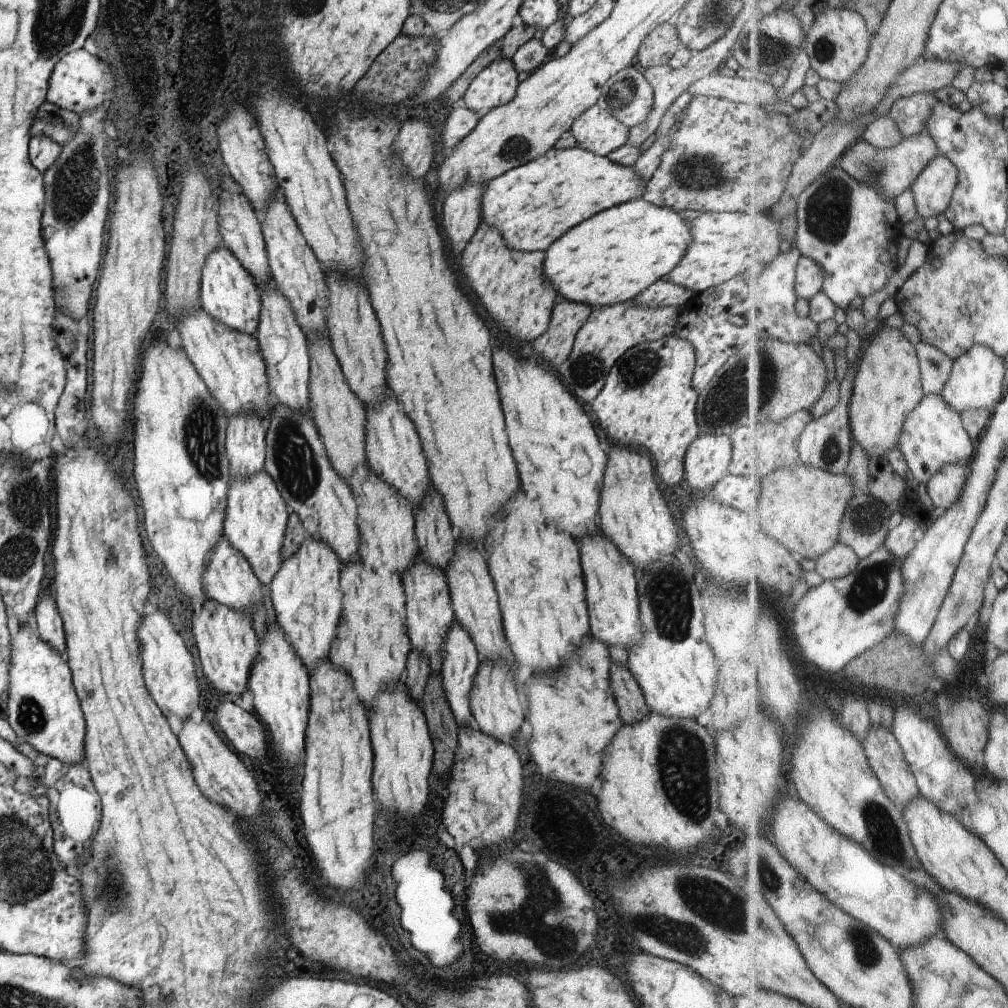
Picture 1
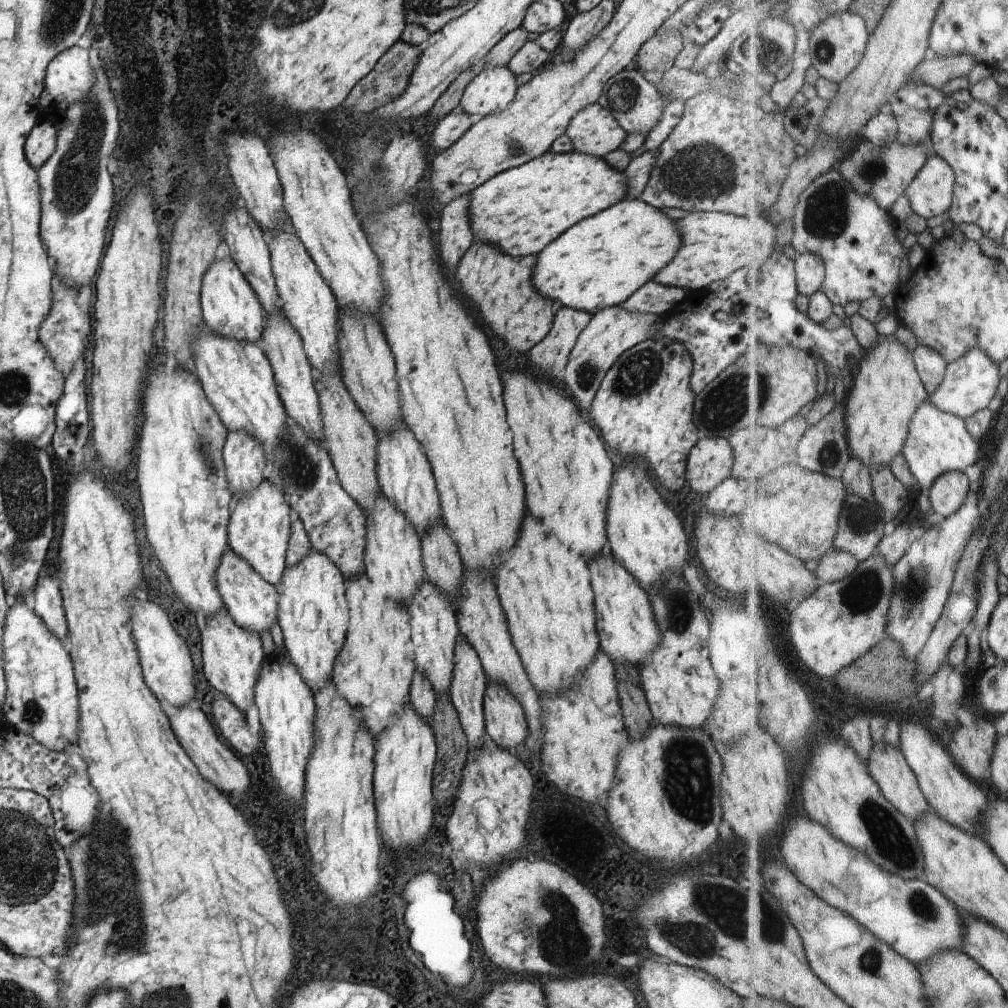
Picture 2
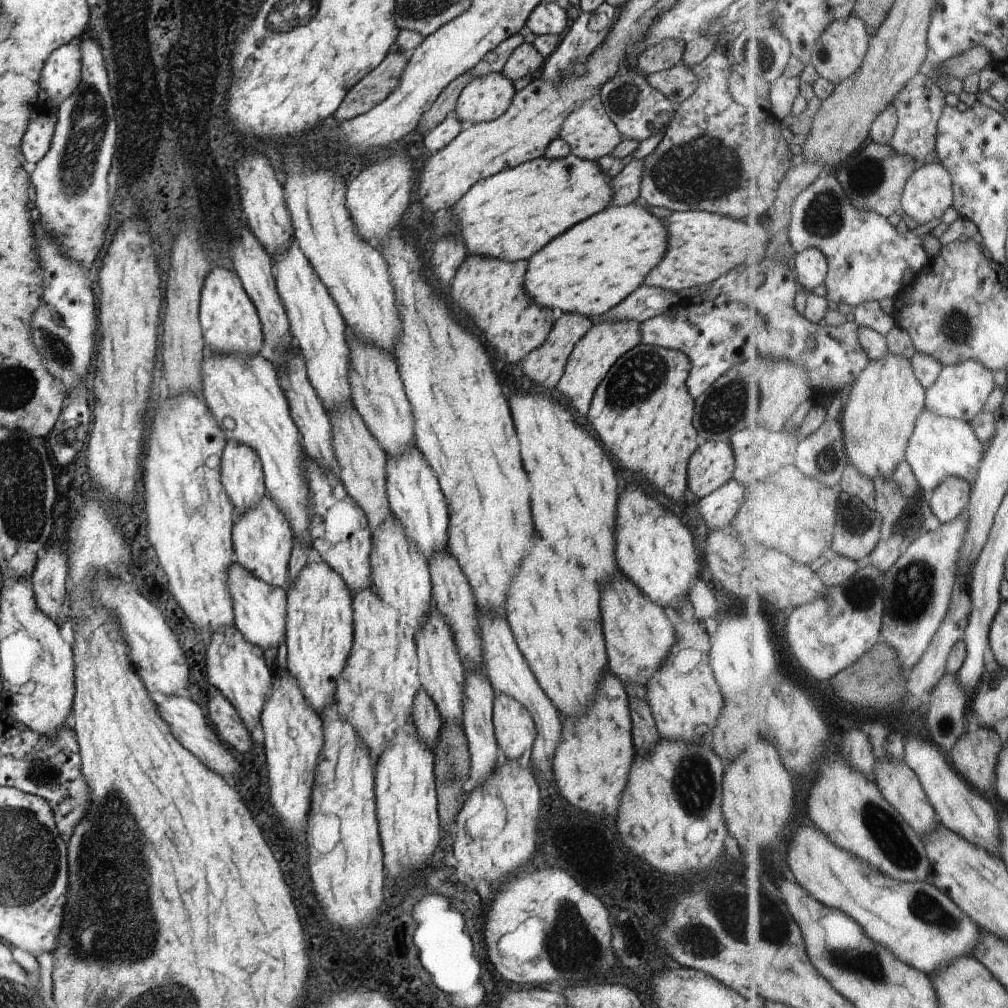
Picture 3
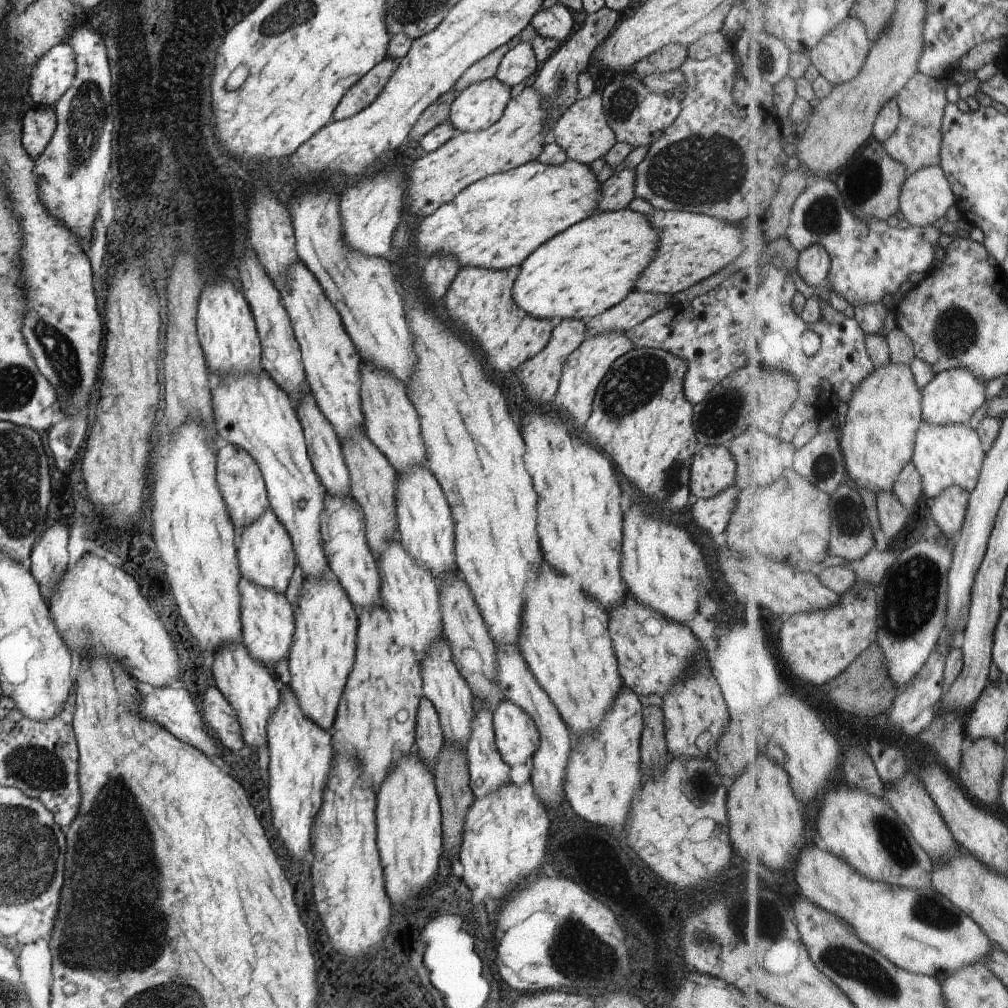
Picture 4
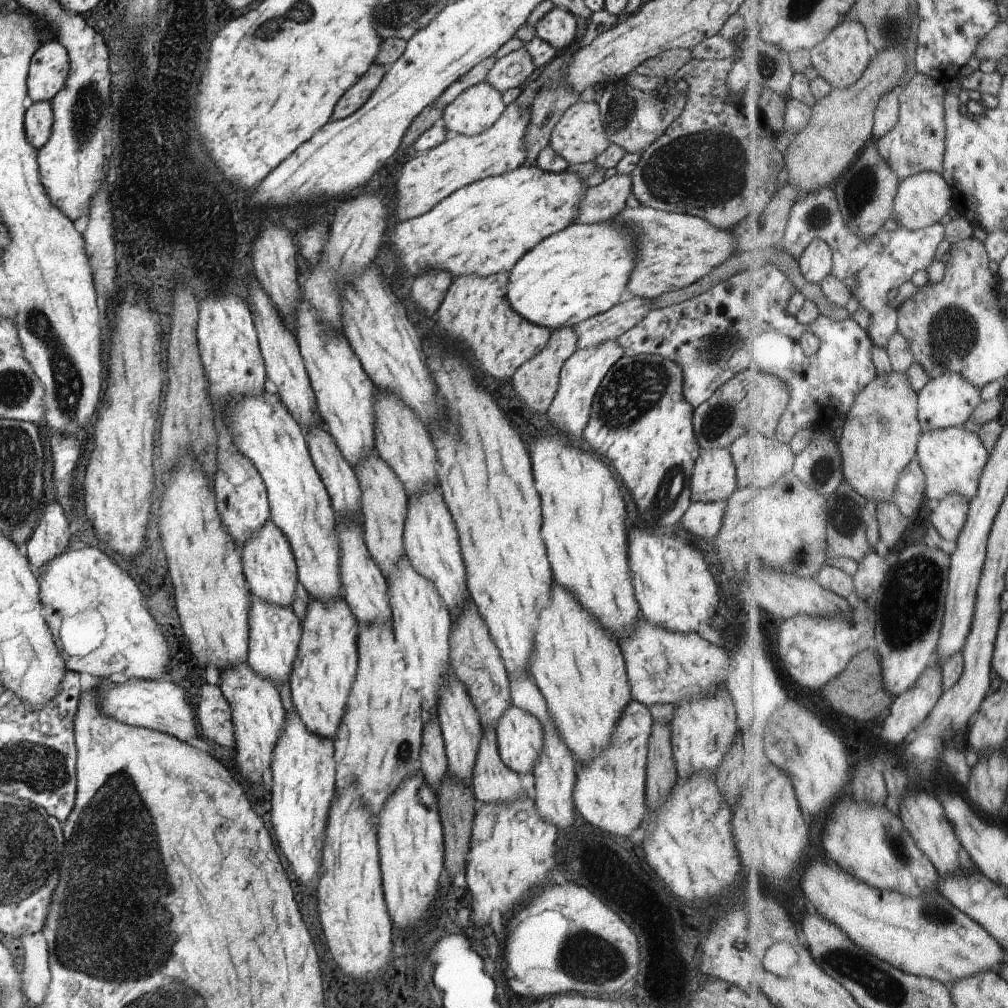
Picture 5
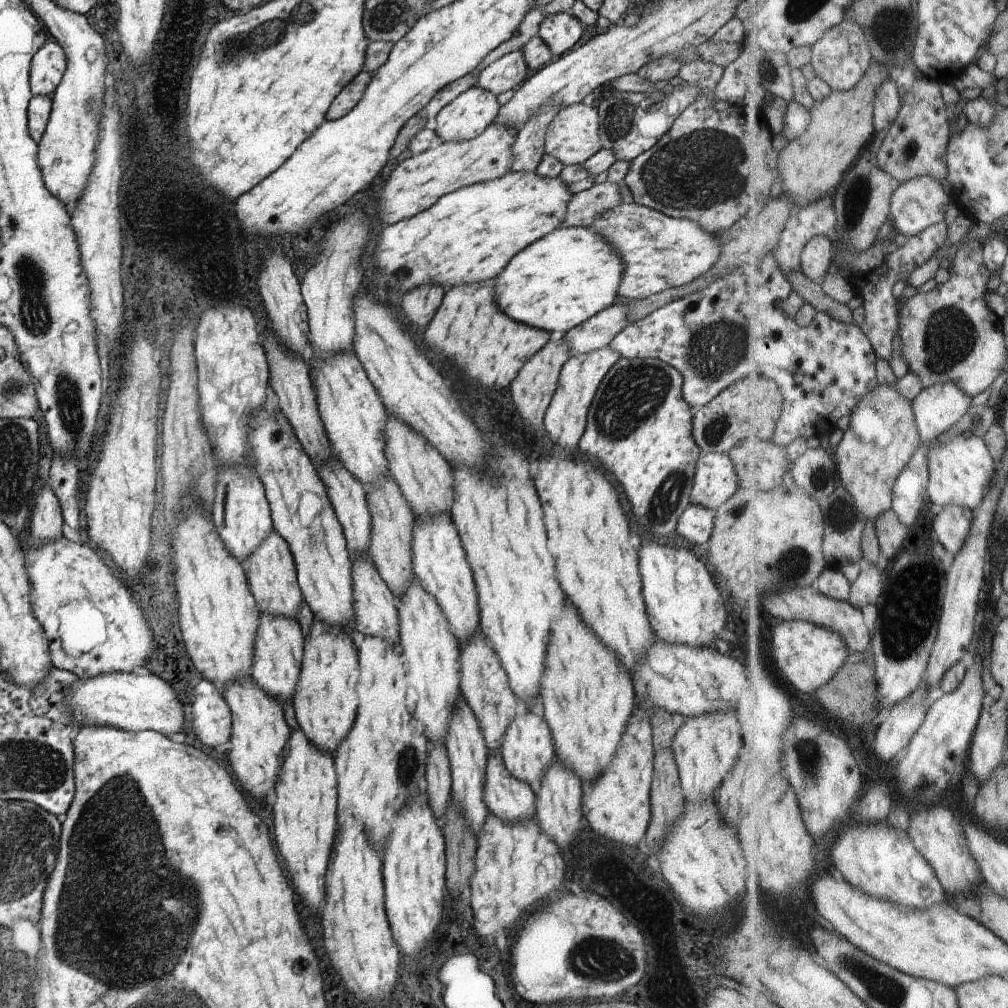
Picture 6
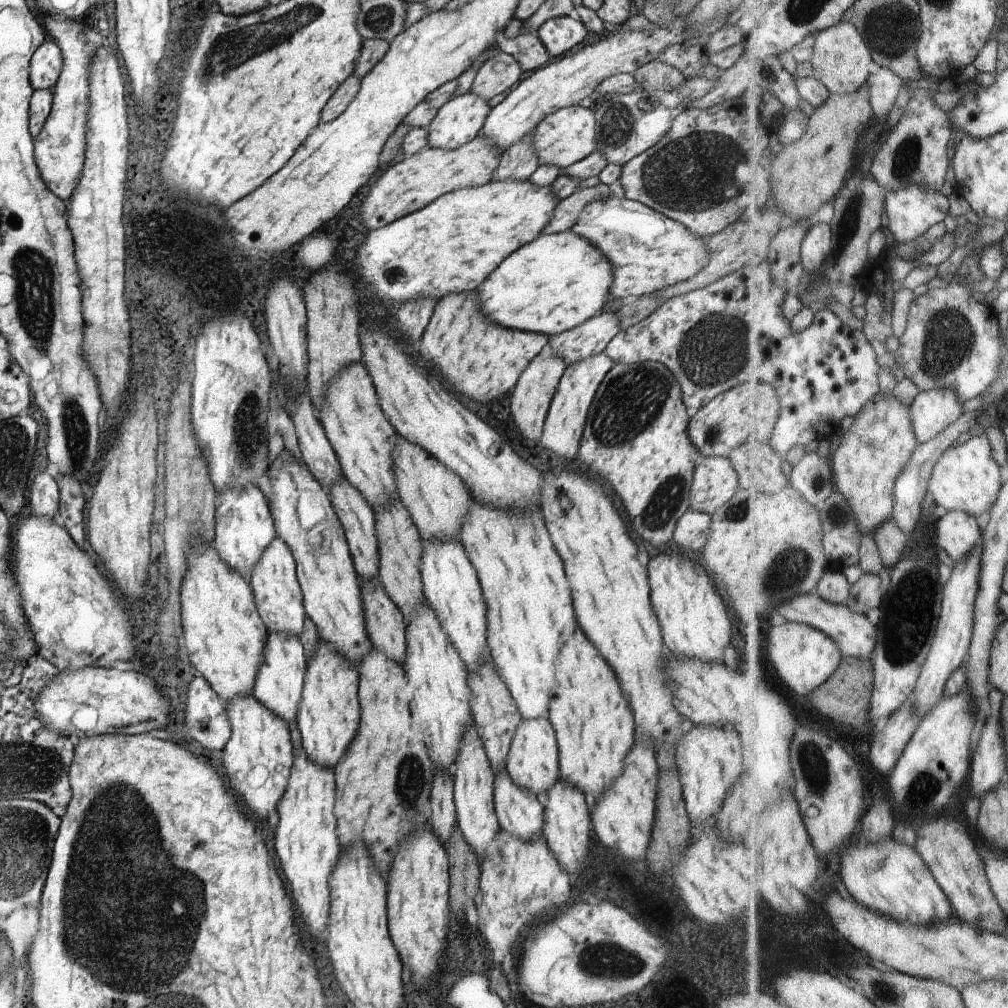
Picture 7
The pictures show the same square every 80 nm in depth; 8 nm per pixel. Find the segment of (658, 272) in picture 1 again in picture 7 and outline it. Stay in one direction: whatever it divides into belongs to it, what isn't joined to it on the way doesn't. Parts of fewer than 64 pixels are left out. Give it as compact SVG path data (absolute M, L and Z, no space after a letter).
M567 230L549 235L542 232L538 238L510 254L476 290L479 292L481 311L493 323L506 328L542 333L549 337L580 326L604 310L607 301L611 299L609 288L612 283L613 266L608 257L587 238Z

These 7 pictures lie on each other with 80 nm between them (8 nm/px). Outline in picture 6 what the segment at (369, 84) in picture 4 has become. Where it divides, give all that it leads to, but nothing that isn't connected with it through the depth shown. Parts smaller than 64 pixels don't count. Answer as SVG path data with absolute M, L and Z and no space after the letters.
M360 71L332 101L327 112L326 121L333 121L346 116L360 102L366 87L372 80L374 73Z

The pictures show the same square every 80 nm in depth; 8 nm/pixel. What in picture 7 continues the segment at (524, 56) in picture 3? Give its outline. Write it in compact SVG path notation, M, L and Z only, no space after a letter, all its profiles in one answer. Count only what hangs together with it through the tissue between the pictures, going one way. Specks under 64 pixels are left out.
M501 52L480 67L470 91L490 100L496 94L502 94L516 86L524 75L515 58Z

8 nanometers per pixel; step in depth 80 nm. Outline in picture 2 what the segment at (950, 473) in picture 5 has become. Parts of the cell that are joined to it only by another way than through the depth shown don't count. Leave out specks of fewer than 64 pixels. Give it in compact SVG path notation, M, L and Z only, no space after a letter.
M932 398L914 415L911 433L903 452L908 457L912 470L921 480L922 486L929 489L938 478L951 470L968 470L972 464L984 460L982 446L969 429L967 418L944 410Z

